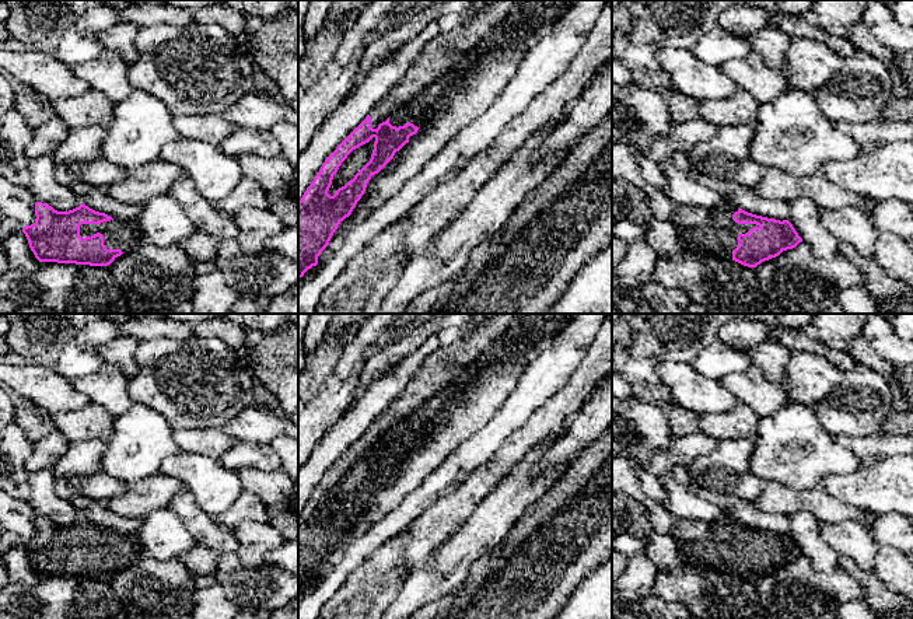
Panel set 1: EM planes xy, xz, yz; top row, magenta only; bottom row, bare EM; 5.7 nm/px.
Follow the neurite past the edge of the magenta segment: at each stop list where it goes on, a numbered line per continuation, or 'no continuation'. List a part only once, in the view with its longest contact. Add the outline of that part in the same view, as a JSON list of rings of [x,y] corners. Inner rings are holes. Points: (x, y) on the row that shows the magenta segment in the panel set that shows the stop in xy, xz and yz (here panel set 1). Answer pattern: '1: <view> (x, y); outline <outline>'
1: xy (118, 234); outline [[[113,218],[101,224],[81,224],[80,237],[91,237],[94,234],[104,235],[106,249],[120,249],[123,253],[133,248],[139,241],[144,239],[137,220],[122,221]]]

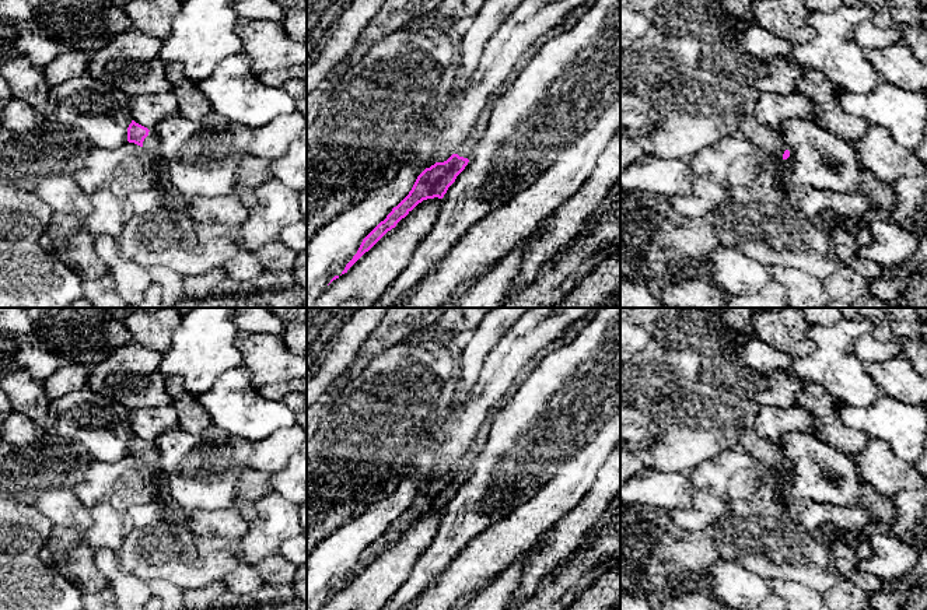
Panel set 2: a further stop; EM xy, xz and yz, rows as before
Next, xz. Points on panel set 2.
1: xz (465, 149); outline [[[511,71],[508,78],[490,94],[475,126],[471,129],[471,132],[468,133],[465,140],[456,148],[456,154],[459,157],[471,159],[476,143],[483,137],[485,130],[489,126],[489,119],[492,116],[492,111],[493,111],[496,101],[511,85],[511,83],[515,80],[515,77],[517,77],[517,74],[514,71]]]

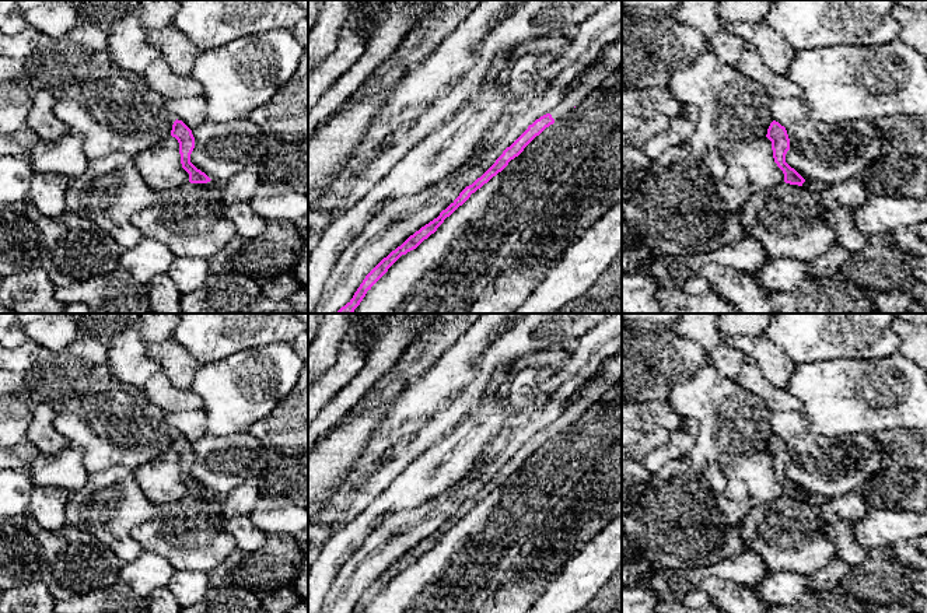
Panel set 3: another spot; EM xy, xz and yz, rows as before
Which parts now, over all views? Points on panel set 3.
1: xz (611, 59); outline [[[622,35],[602,52],[567,90],[560,104],[549,113],[555,120],[564,118],[583,99],[585,99],[599,84],[602,84],[615,70],[622,66]]]

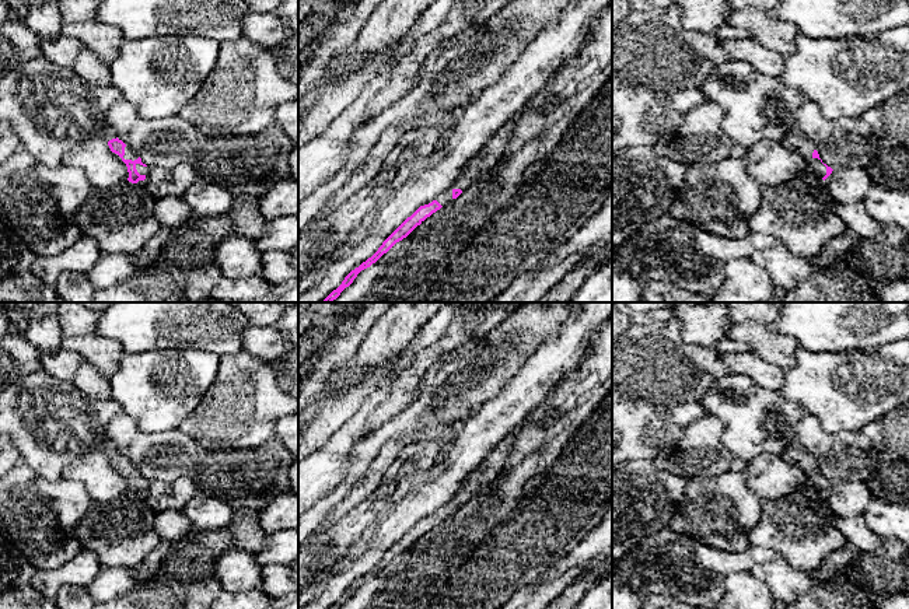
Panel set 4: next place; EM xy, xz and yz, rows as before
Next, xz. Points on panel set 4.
1: xz (496, 144); outline [[[517,115],[511,118],[500,130],[497,130],[485,144],[485,147],[473,157],[469,165],[455,179],[454,185],[438,195],[436,200],[444,207],[452,203],[452,190],[468,189],[475,181],[483,176],[501,157],[514,132]]]

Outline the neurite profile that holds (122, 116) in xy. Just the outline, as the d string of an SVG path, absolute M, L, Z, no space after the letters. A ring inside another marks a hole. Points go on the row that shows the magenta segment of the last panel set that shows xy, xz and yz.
M119 98L106 111L106 120L118 139L151 168L172 168L189 162L200 150L203 134L178 115L167 119L144 119L129 101Z

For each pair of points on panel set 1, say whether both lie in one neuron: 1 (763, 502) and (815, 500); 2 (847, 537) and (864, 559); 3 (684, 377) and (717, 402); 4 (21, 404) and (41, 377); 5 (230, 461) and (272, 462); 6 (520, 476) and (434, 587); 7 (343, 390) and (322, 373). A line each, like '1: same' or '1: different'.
1: same
2: same
3: same
4: different
5: same
6: same
7: different

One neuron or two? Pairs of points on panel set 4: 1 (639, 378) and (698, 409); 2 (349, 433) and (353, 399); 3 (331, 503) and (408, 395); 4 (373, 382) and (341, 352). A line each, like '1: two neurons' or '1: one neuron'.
1: two neurons
2: two neurons
3: two neurons
4: one neuron

